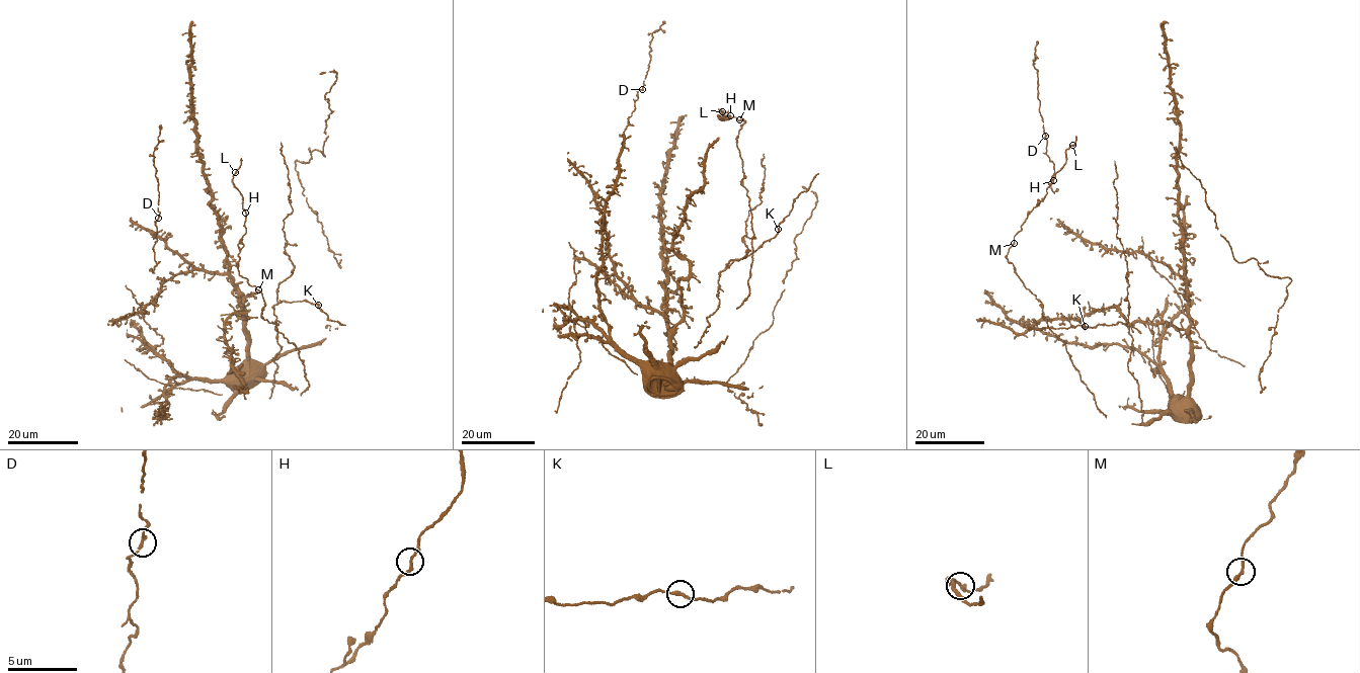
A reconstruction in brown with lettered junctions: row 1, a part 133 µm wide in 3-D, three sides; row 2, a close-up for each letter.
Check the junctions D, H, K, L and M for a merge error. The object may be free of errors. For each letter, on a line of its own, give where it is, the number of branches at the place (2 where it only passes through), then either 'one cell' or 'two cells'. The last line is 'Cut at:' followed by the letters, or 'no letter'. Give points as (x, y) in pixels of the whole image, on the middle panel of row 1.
D: place (642, 89); branches 2; one cell
H: place (730, 115); branches 2; one cell
K: place (778, 229); branches 2; one cell
L: place (722, 111); branches 2; one cell
M: place (739, 119); branches 2; one cell
Cut at: no letter

